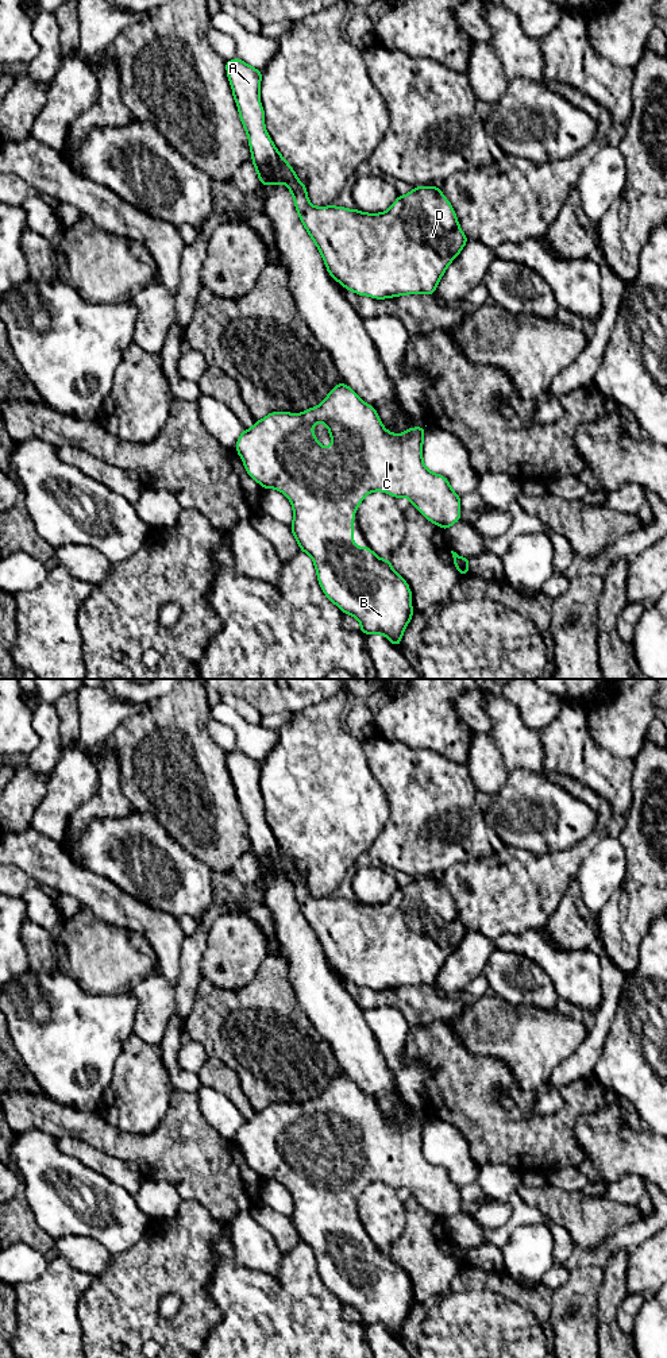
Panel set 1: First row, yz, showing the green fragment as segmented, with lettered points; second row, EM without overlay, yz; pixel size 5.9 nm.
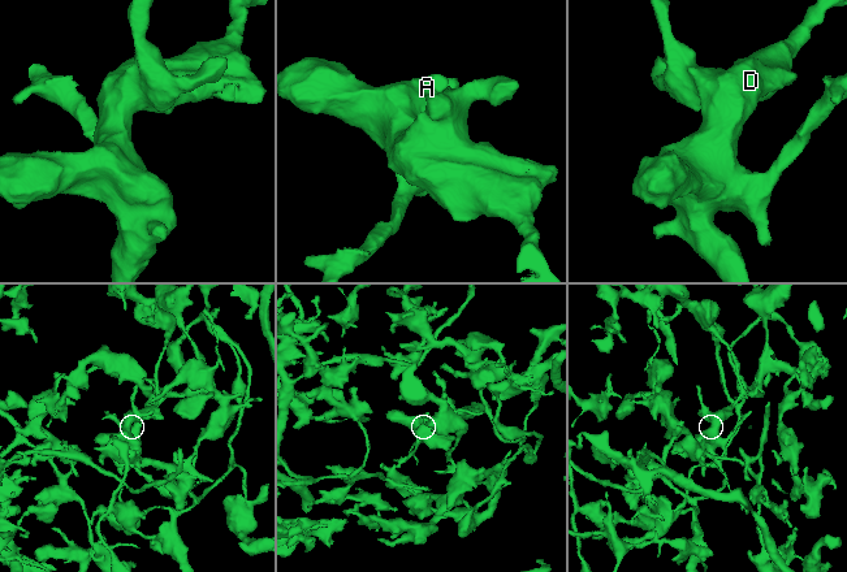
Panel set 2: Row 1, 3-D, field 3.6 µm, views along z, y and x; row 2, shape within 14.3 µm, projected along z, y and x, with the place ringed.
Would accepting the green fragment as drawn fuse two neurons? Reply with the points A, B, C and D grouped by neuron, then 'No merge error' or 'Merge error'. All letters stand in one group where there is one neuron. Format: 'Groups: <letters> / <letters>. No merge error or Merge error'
Groups: A B C D. No merge error

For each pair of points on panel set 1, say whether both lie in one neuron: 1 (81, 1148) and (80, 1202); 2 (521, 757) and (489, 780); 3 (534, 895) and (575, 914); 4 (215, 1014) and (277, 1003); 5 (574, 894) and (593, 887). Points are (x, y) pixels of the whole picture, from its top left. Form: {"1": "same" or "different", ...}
{"1": "different", "2": "different", "3": "different", "4": "same", "5": "different"}

